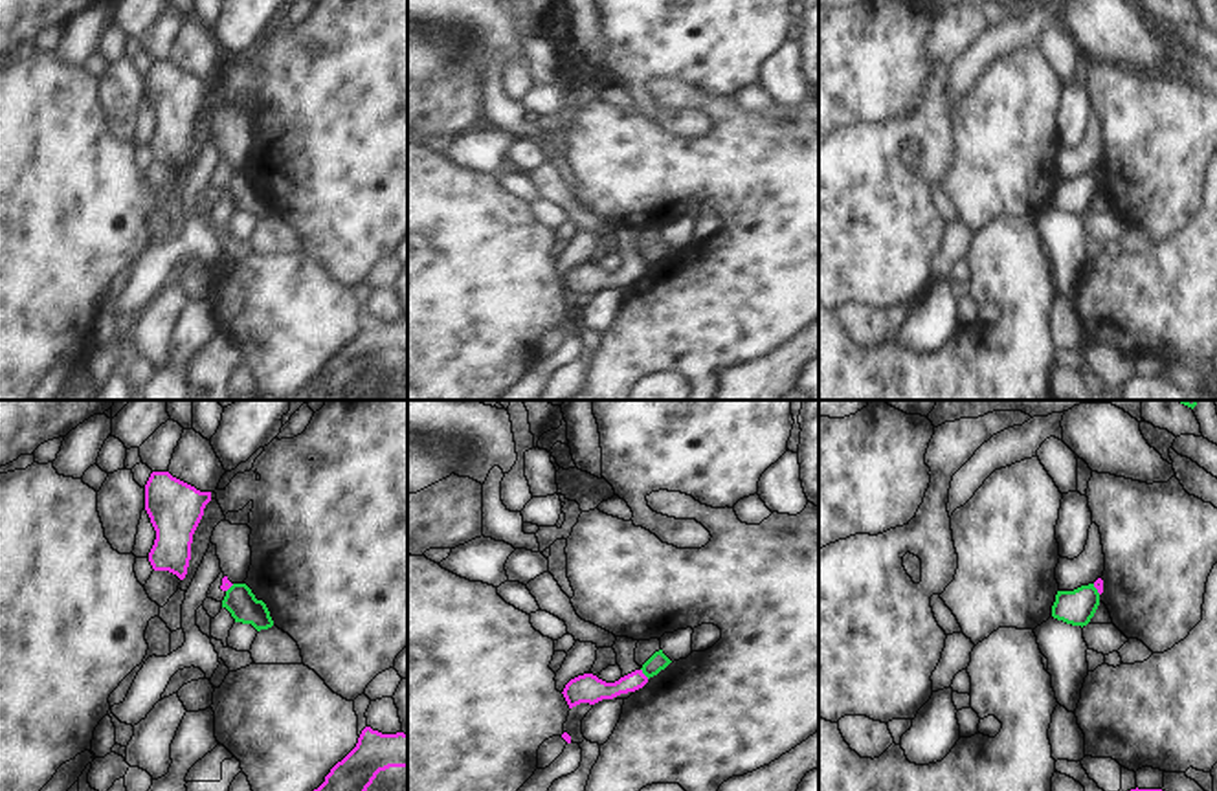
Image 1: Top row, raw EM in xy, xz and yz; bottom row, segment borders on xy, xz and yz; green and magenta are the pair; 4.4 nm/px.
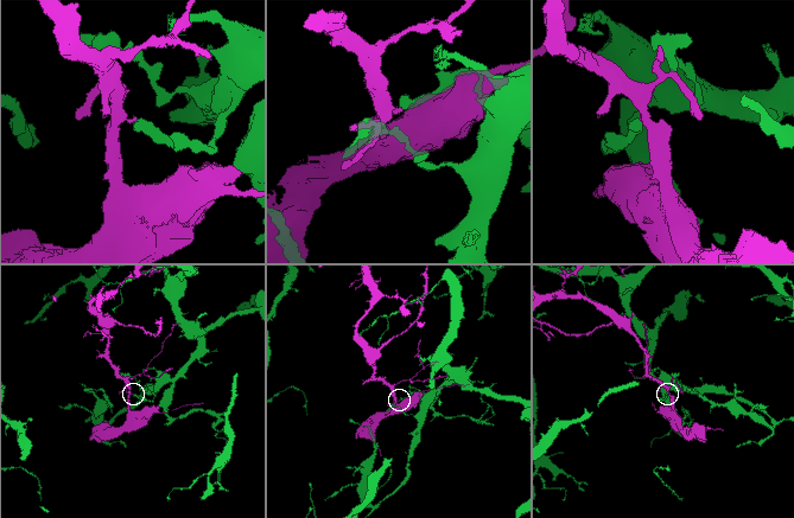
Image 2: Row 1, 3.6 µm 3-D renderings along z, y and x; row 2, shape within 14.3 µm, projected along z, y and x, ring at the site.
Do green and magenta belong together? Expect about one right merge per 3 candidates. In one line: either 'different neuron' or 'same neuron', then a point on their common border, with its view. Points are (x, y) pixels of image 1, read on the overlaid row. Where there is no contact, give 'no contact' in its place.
different neuron | xz (645, 674)

